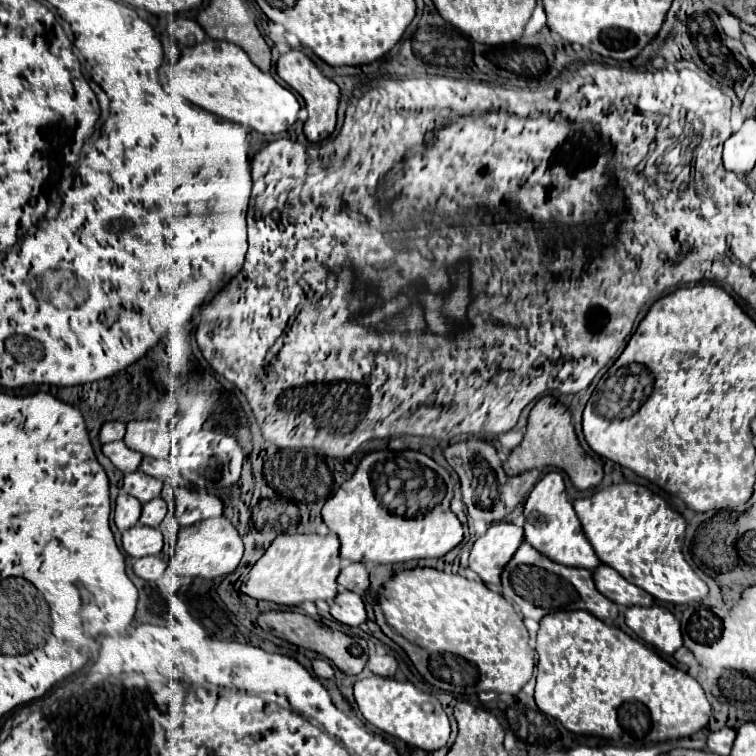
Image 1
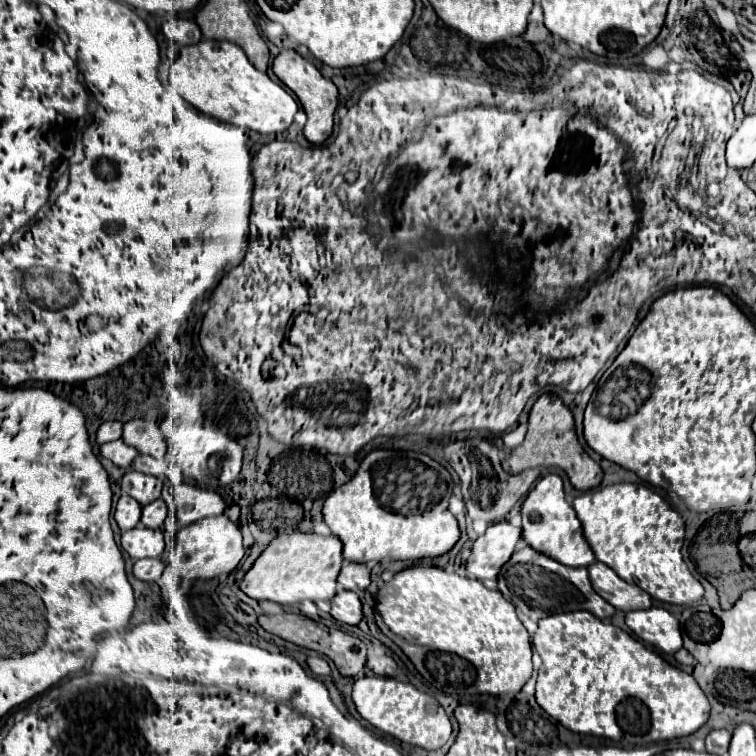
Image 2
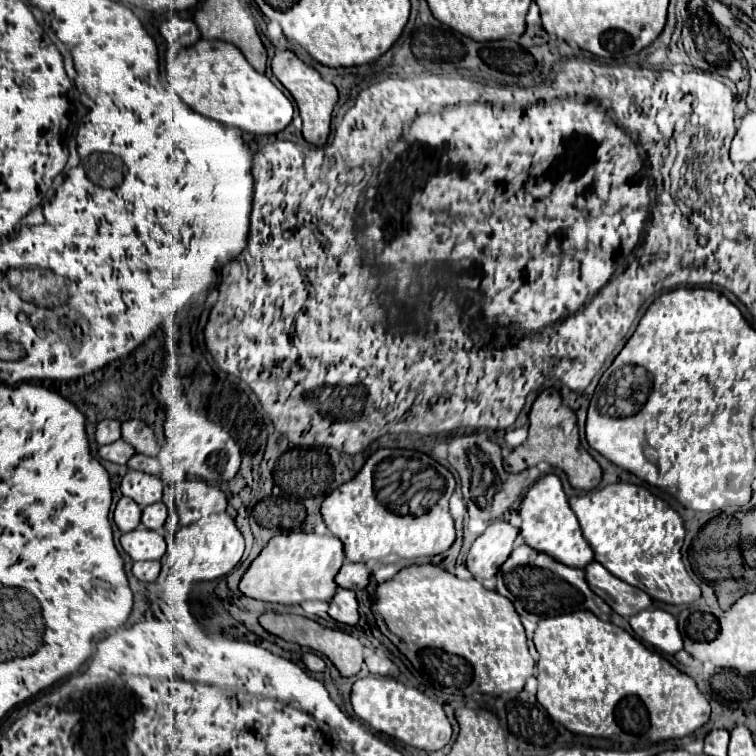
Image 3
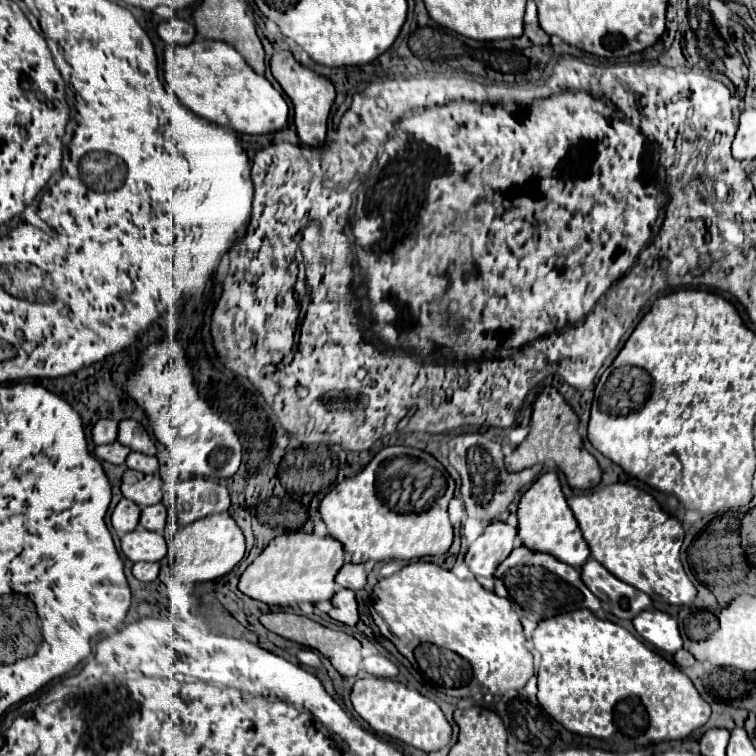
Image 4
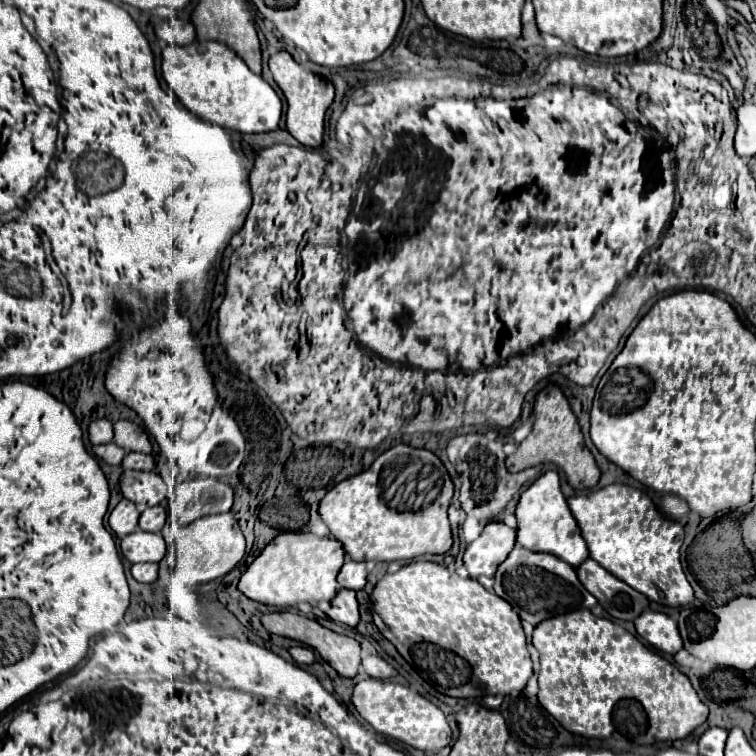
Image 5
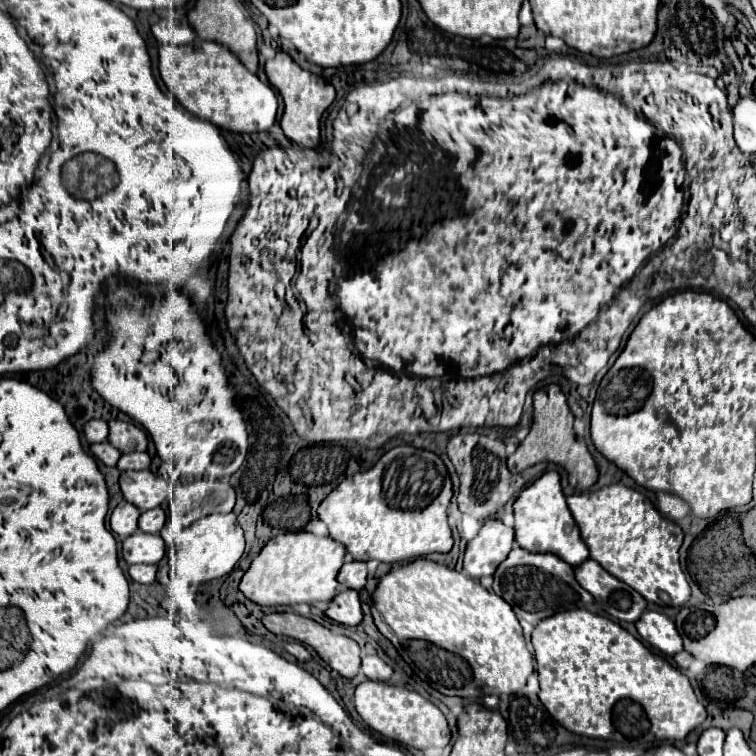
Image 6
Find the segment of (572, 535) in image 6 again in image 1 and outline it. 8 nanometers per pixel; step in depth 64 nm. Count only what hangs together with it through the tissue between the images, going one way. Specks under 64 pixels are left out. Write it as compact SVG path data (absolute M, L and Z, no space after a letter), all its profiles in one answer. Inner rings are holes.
M558 472L546 474L528 494L528 500L524 504L524 516L526 516L526 540L544 556L556 560L564 566L574 568L588 568L596 570L600 566L600 558L596 558L594 548L590 546L588 538L582 532L580 520L566 496L564 480Z

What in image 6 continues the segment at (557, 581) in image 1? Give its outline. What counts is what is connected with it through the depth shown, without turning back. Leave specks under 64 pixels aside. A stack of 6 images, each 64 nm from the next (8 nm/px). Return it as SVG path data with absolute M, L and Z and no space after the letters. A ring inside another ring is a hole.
M520 546L512 548L508 558L496 568L492 590L512 606L518 618L532 626L558 612L586 608L594 602L594 598L574 578L574 568L570 564L552 554L532 554Z

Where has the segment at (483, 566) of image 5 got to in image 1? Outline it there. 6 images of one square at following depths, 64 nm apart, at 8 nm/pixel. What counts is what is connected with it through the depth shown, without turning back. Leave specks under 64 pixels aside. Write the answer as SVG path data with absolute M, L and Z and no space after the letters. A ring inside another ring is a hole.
M498 522L480 536L470 552L470 570L474 570L484 582L500 584L500 574L510 562L518 546L524 542L524 530L510 524Z

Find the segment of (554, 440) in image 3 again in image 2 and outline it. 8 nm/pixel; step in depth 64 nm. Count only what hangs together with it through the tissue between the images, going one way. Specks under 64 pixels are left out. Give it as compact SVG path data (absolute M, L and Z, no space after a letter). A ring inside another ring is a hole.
M542 394L536 404L530 410L530 420L528 420L528 434L520 446L516 446L510 456L502 462L502 468L508 474L520 474L522 470L536 468L536 466L558 466L562 468L572 486L576 490L592 490L602 482L602 468L598 462L594 462L584 448L580 446L574 430L574 418L570 410L554 396L554 394Z

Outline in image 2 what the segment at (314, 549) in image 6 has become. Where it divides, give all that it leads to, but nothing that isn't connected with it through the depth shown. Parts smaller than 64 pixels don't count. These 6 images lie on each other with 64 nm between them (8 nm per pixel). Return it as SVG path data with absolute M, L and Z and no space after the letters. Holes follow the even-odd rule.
M292 532L274 538L246 572L240 590L254 600L272 600L278 604L300 604L302 600L326 600L336 594L336 576L342 566L342 542L336 536L318 536Z

